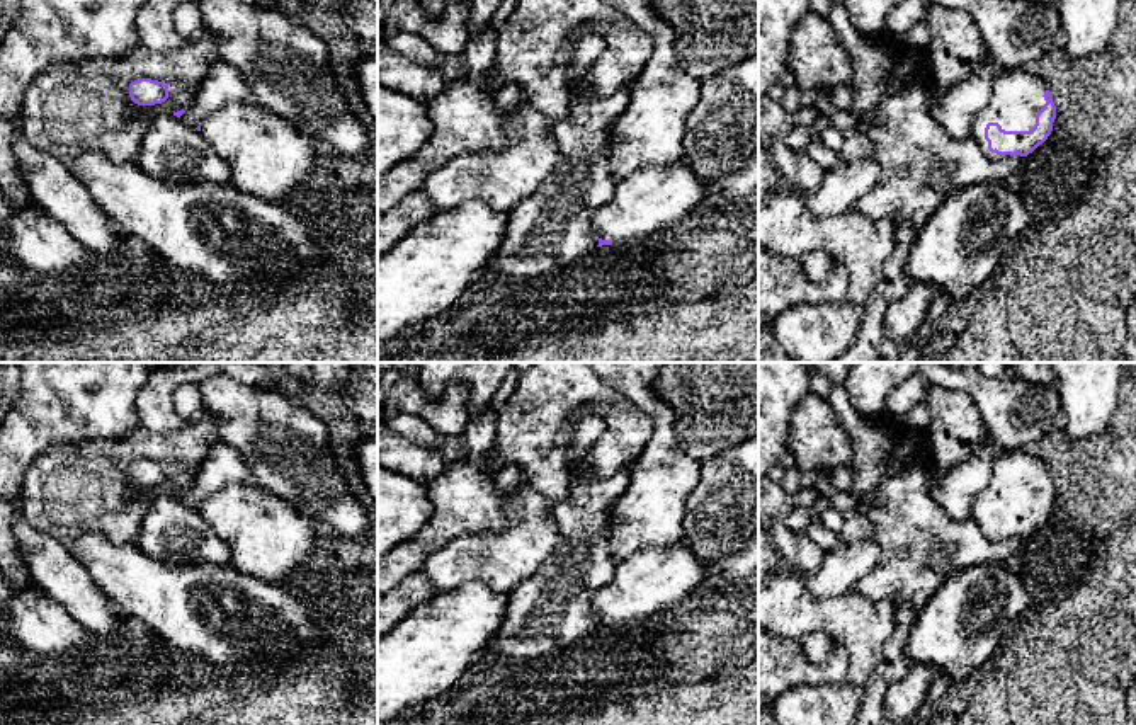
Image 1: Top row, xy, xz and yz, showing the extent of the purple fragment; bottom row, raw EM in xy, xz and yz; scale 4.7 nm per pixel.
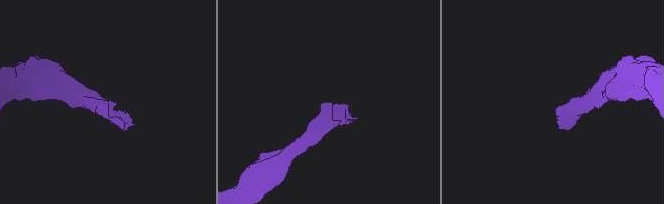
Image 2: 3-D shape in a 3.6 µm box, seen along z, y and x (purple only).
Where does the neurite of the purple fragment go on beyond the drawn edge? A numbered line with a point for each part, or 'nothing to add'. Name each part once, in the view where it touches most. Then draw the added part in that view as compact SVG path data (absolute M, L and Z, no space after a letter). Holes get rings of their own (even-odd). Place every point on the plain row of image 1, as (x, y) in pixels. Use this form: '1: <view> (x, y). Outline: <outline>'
1: yz (1016, 479). Outline: M997 451L991 465L991 478L986 488L976 495L971 505L971 519L991 541L1010 539L988 531L985 509L998 504L1005 512L1029 512L1036 505L1036 495L1044 488L1048 471L1032 451Z

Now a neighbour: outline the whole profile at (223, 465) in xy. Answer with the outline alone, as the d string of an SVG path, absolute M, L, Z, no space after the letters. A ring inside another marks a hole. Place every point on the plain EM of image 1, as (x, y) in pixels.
M216 441L202 461L194 485L185 490L180 502L197 509L207 495L231 483L250 485L255 483L255 478L238 449L223 441Z

